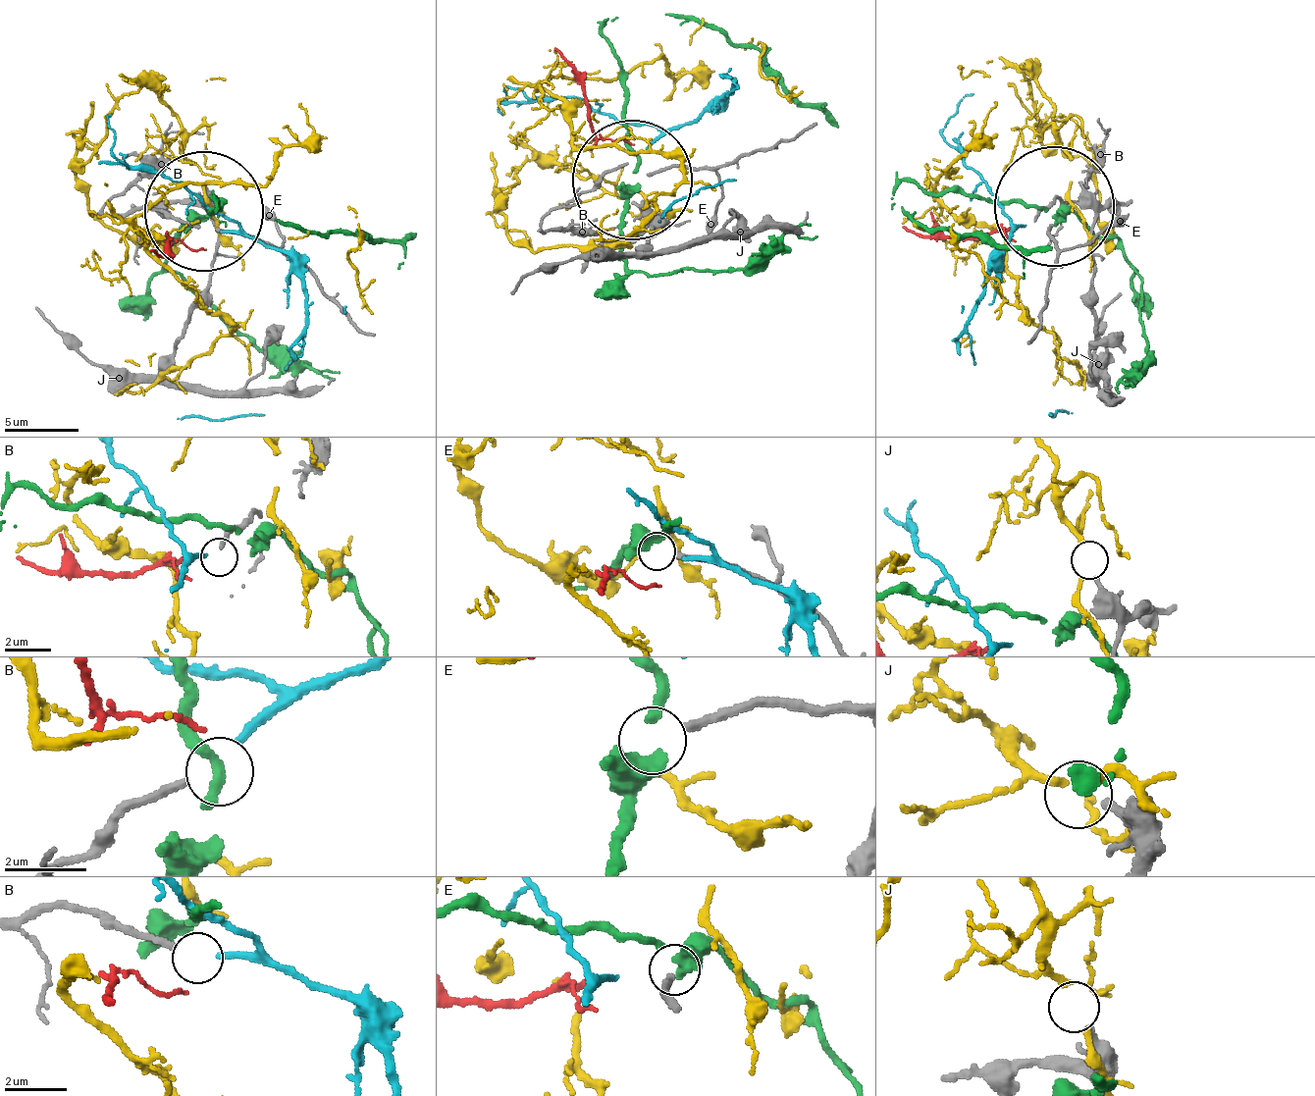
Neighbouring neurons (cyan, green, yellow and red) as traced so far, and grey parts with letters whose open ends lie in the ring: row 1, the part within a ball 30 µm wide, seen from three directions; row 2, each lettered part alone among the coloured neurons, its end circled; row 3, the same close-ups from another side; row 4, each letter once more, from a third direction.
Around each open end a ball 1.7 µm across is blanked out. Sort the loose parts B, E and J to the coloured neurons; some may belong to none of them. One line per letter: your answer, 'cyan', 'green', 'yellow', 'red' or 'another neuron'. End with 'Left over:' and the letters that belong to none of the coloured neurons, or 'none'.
B: cyan
E: another neuron
J: another neuron
Left over: E, J

